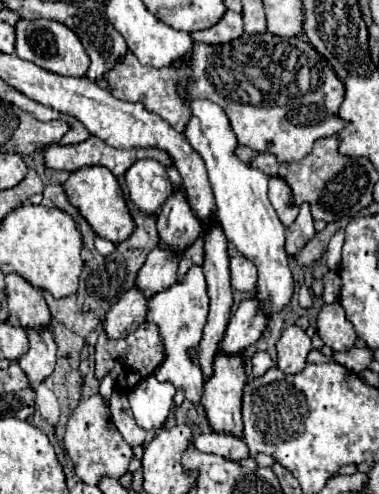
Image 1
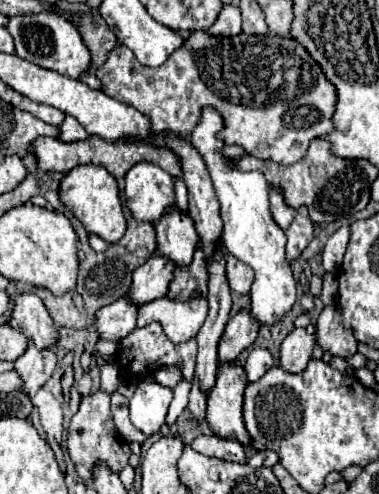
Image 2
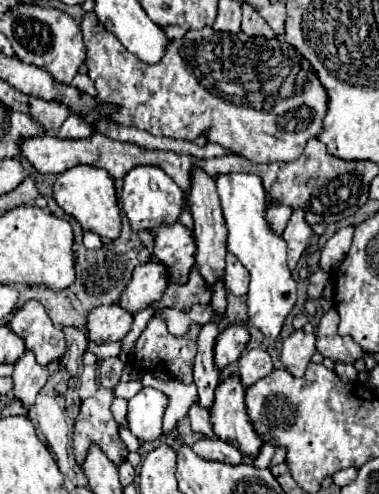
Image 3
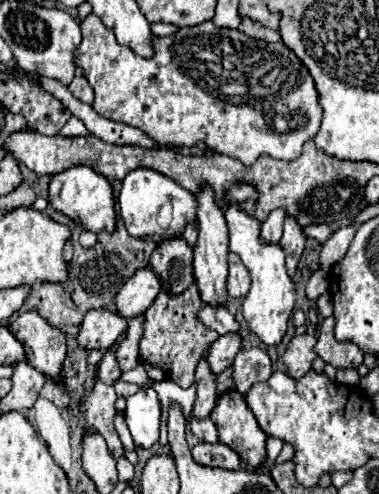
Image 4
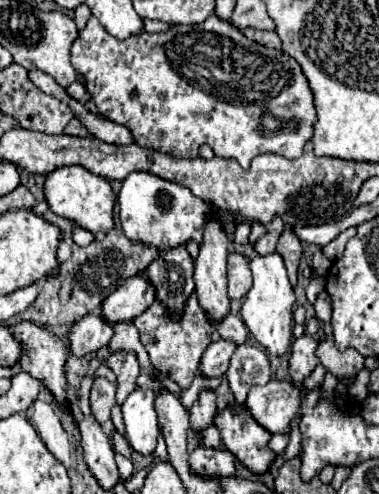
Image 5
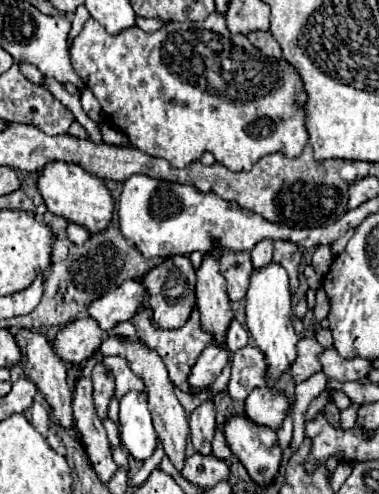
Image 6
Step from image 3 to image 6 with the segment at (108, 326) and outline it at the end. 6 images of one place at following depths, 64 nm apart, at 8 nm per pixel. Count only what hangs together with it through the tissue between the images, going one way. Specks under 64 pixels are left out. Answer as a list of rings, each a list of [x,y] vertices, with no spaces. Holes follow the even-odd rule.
[[[88,316],[82,320],[72,320],[64,328],[60,328],[52,340],[52,346],[60,360],[70,366],[76,366],[88,360],[100,348],[106,336],[108,332],[100,330],[98,324]]]

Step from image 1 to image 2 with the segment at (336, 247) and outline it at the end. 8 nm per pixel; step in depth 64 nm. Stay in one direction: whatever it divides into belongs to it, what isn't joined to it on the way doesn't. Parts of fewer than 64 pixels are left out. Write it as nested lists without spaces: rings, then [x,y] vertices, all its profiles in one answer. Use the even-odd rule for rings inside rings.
[[[344,226],[328,238],[322,250],[322,266],[326,272],[336,272],[340,268],[340,260],[344,258],[344,252],[348,248],[348,236],[350,236],[350,228]]]

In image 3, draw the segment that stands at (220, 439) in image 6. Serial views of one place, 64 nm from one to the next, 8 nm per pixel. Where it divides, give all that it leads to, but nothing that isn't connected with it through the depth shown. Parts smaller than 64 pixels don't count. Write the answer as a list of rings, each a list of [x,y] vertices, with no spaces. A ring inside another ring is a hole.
[[[194,404],[188,412],[188,418],[190,418],[190,426],[194,432],[206,436],[206,438],[216,438],[214,430],[212,430],[212,422],[210,422],[210,412],[200,408],[198,404]]]

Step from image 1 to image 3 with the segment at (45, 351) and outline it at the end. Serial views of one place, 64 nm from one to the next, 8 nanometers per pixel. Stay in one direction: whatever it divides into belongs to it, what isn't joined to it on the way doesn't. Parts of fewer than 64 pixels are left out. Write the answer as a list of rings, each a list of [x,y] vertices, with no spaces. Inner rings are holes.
[[[26,352],[16,364],[14,364],[14,390],[12,396],[18,398],[24,406],[32,406],[38,392],[48,380],[48,366],[40,366],[32,352]]]

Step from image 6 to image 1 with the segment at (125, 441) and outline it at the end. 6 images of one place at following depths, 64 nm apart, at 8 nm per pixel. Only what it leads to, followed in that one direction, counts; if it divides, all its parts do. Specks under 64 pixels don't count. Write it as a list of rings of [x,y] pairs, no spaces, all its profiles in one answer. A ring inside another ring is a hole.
[[[154,376],[144,378],[136,388],[128,394],[134,420],[144,430],[158,430],[172,408],[176,388],[168,382],[158,382]]]

